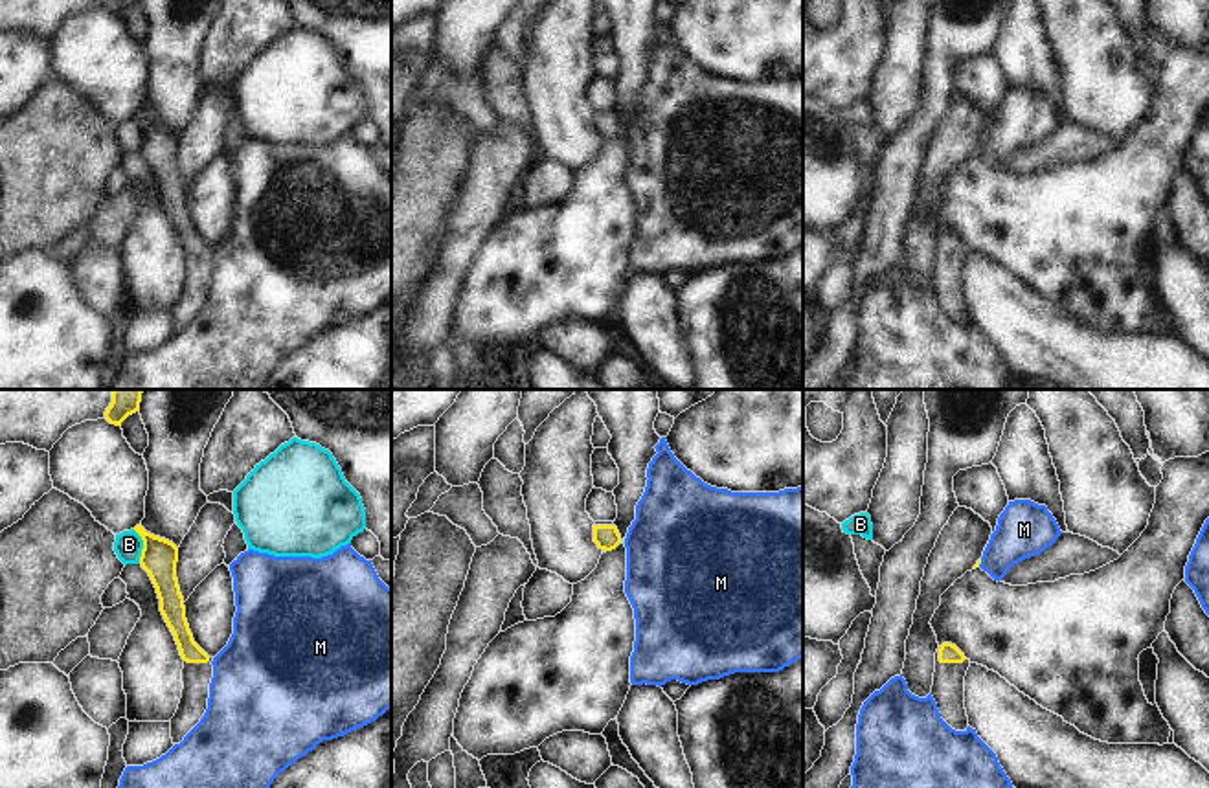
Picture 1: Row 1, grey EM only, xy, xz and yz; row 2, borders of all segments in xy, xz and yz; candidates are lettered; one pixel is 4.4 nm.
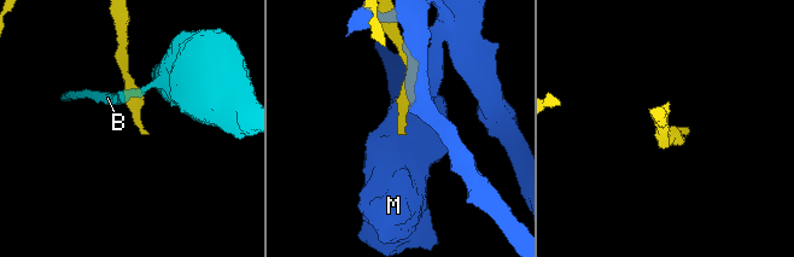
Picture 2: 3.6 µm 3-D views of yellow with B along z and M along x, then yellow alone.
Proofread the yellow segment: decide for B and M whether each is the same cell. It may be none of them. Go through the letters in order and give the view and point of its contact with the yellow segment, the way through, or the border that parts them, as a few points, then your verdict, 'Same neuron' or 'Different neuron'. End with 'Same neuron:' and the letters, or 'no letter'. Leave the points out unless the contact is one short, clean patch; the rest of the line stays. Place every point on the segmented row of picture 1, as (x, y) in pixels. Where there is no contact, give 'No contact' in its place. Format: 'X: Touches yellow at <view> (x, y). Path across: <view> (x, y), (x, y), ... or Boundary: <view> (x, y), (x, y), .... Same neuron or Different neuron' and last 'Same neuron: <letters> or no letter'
B: Touches yellow at xy (144, 546). Boundary: xy (133, 529), (142, 540), (140, 562). Different neuron
M: Touches yellow at yz (980, 562). Different neuron
Same neuron: no letter

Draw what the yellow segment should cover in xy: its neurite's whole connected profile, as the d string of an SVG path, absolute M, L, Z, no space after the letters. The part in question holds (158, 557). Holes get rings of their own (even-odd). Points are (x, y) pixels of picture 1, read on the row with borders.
M141 523L136 525L134 531L143 540L140 564L149 573L156 588L160 612L171 628L184 659L182 698L175 716L171 718L173 744L180 744L208 709L213 658L195 643L186 619L184 597L176 579L178 547L165 538L147 533Z

